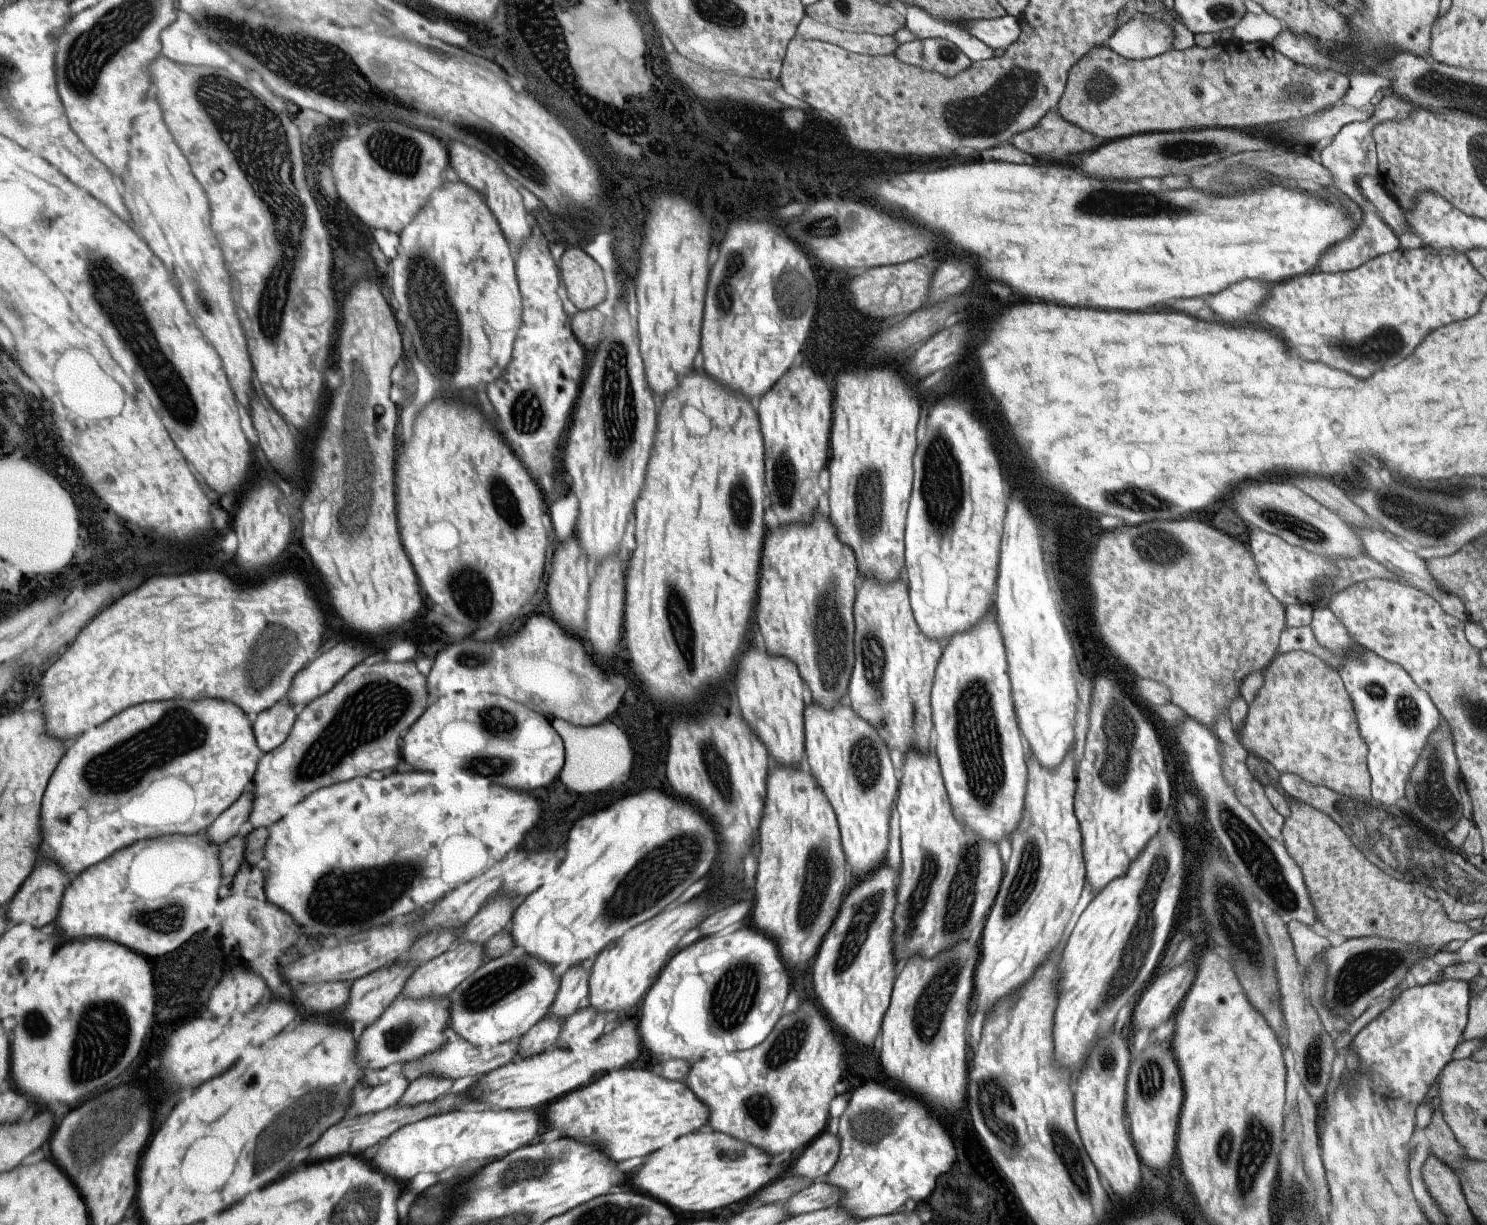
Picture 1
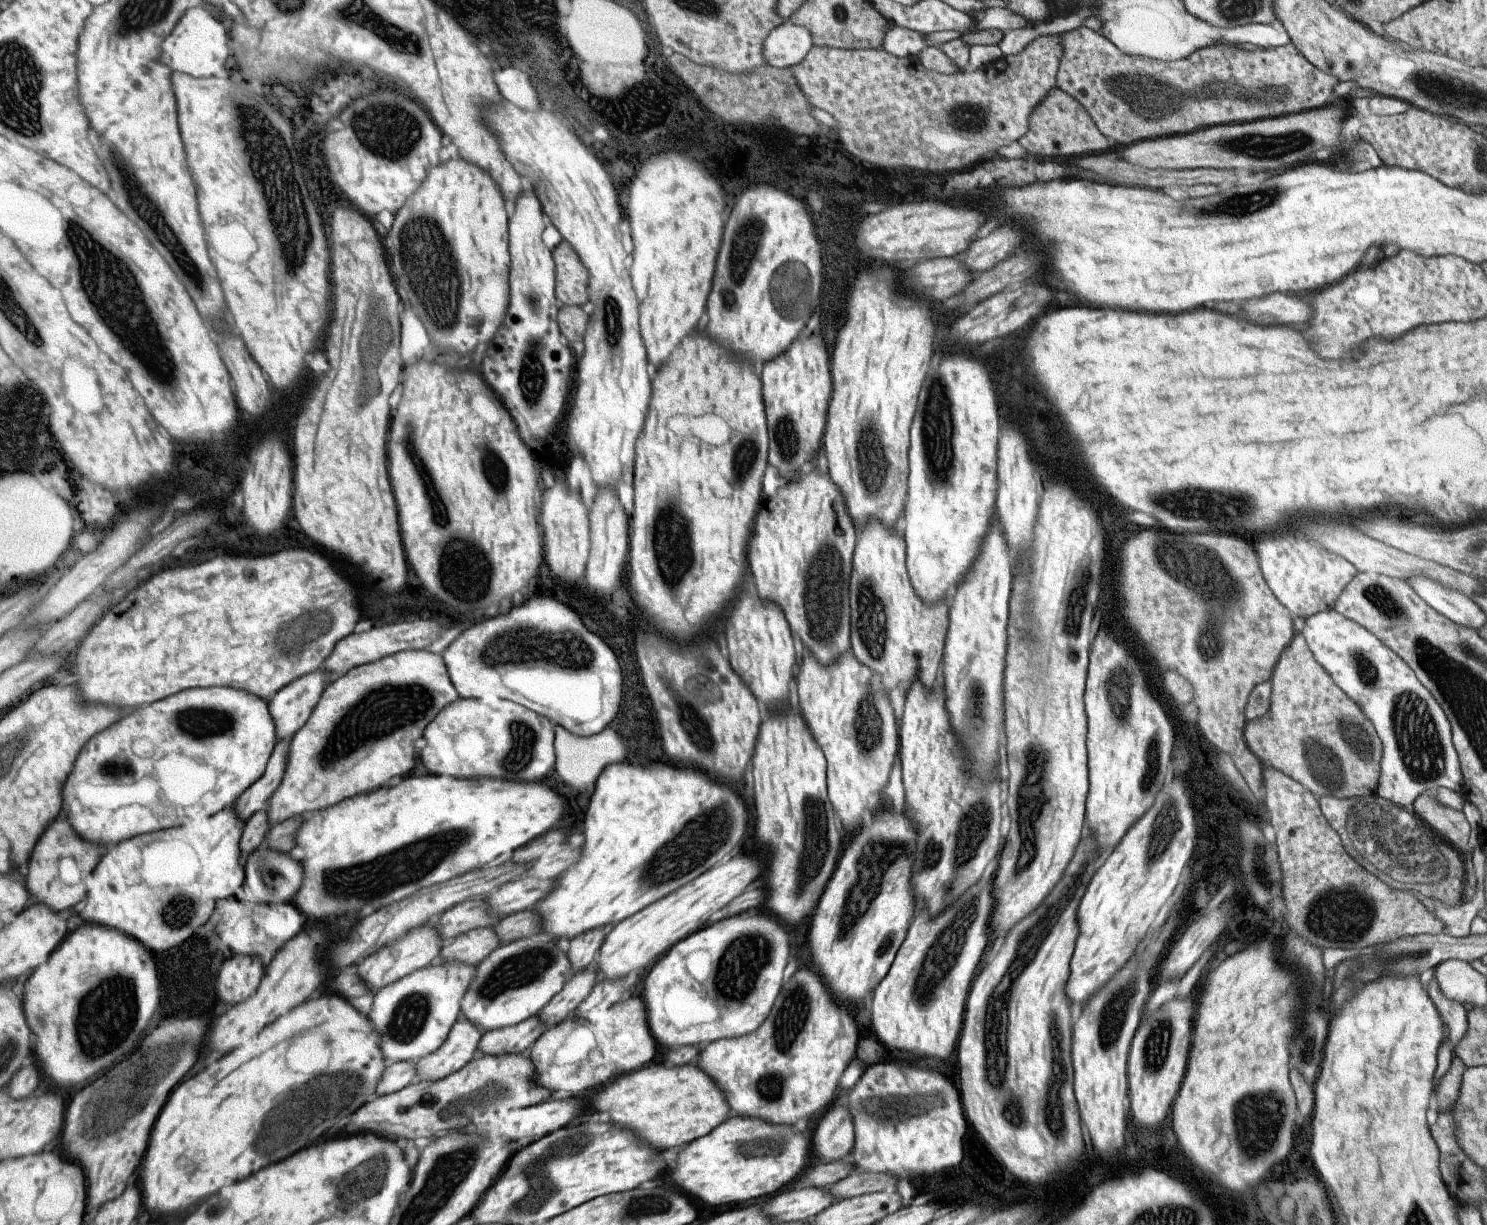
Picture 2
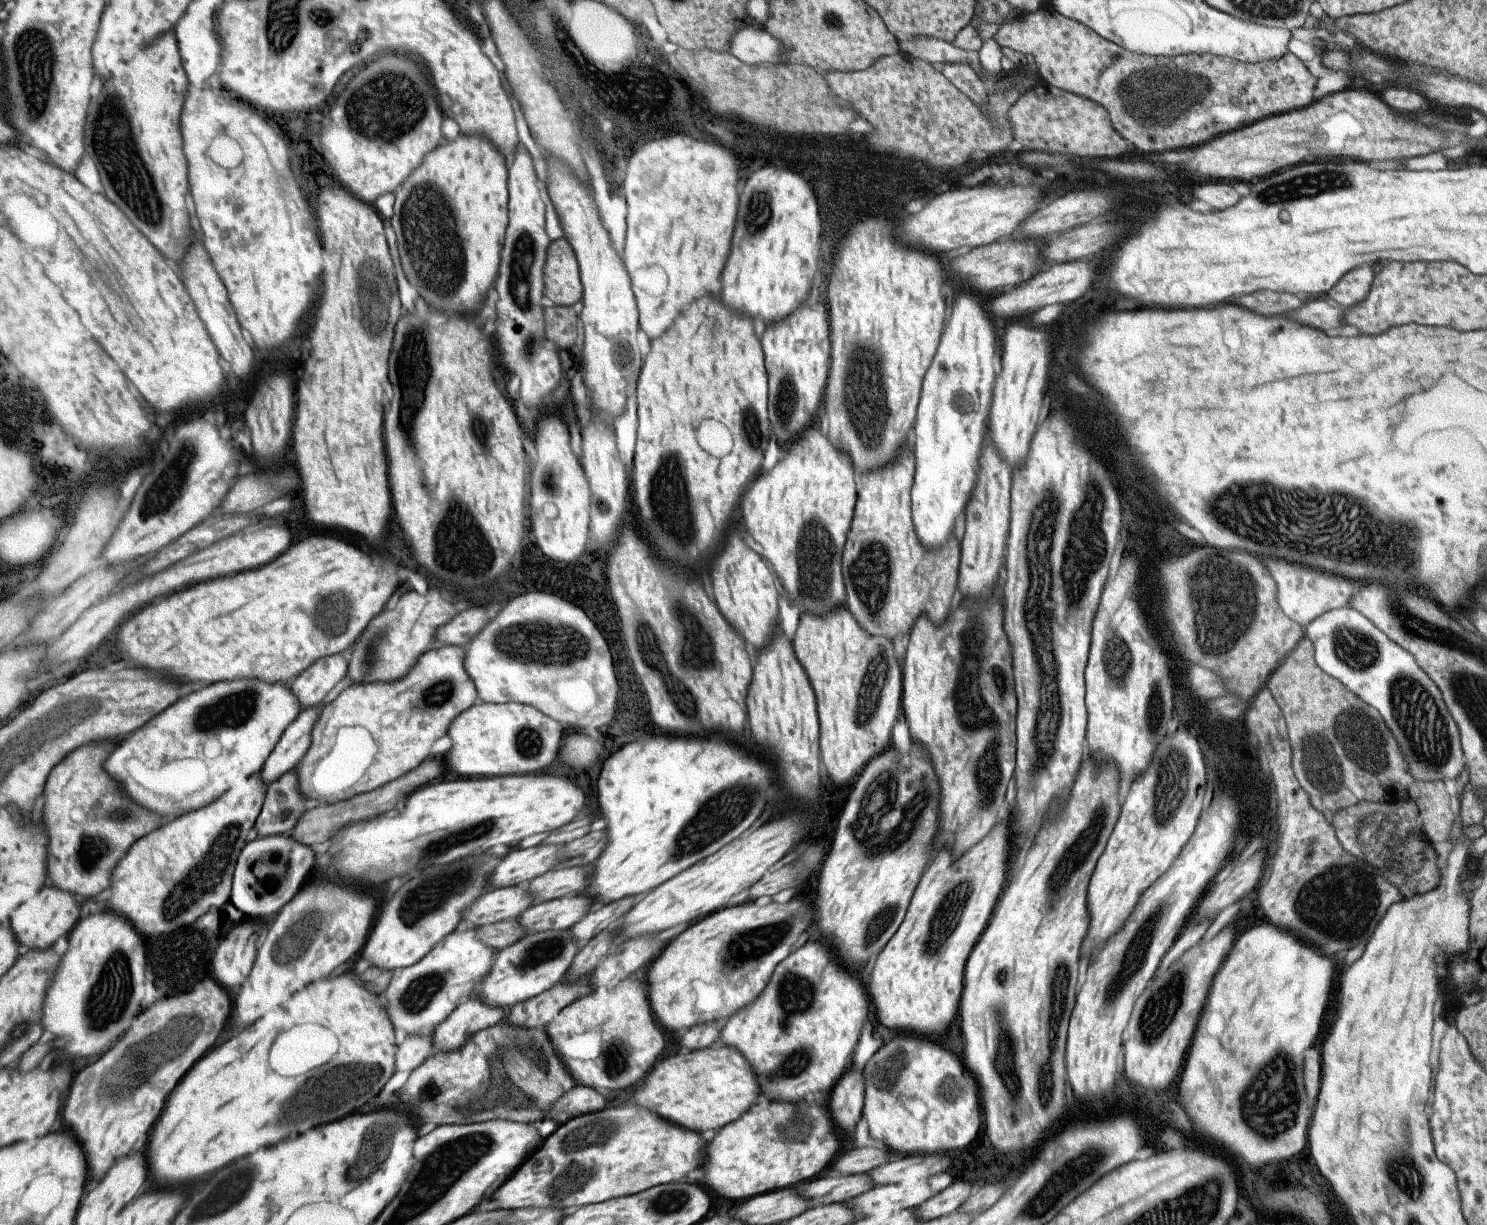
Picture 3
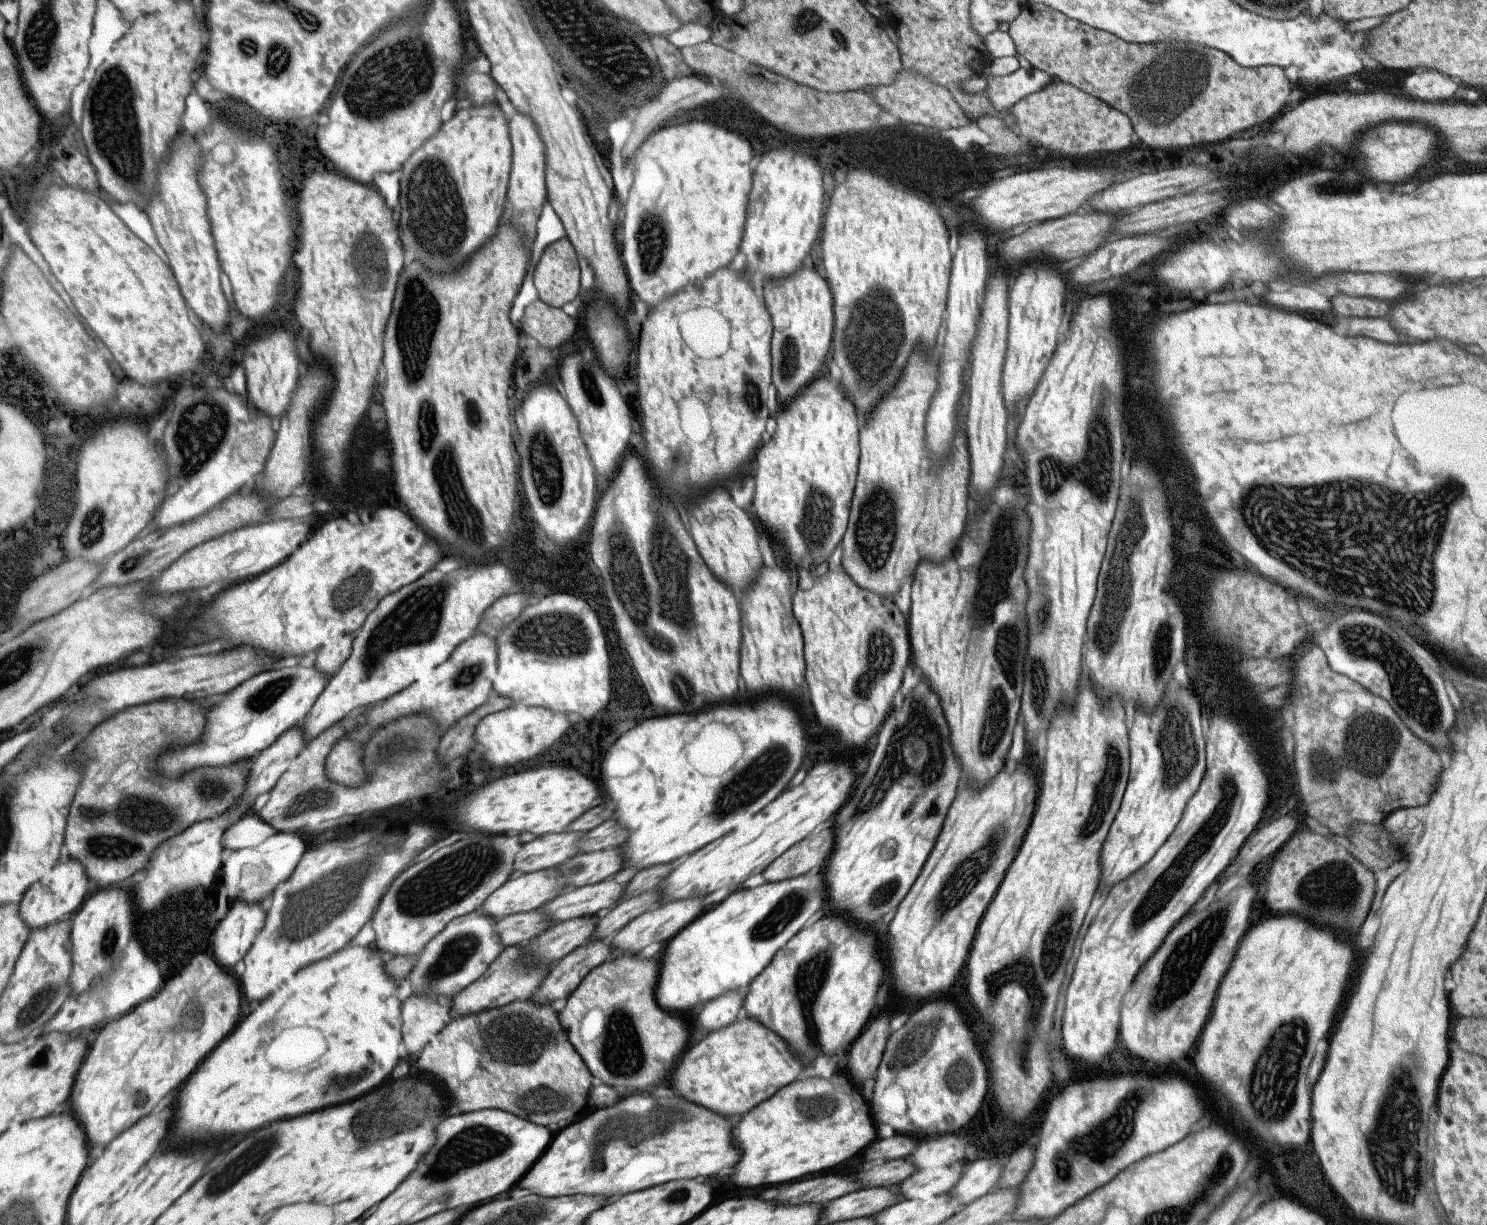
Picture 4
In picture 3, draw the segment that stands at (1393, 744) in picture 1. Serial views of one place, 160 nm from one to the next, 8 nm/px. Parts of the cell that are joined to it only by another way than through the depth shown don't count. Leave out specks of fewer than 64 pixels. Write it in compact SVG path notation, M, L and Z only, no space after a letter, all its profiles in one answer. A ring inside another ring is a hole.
M1347 606L1324 612L1314 618L1306 626L1304 636L1313 645L1313 656L1317 666L1383 716L1386 727L1393 733L1413 778L1429 782L1457 778L1464 764L1461 761L1462 750L1458 728L1445 701L1441 698L1441 691L1427 673L1422 671L1411 654L1395 644L1366 616Z

